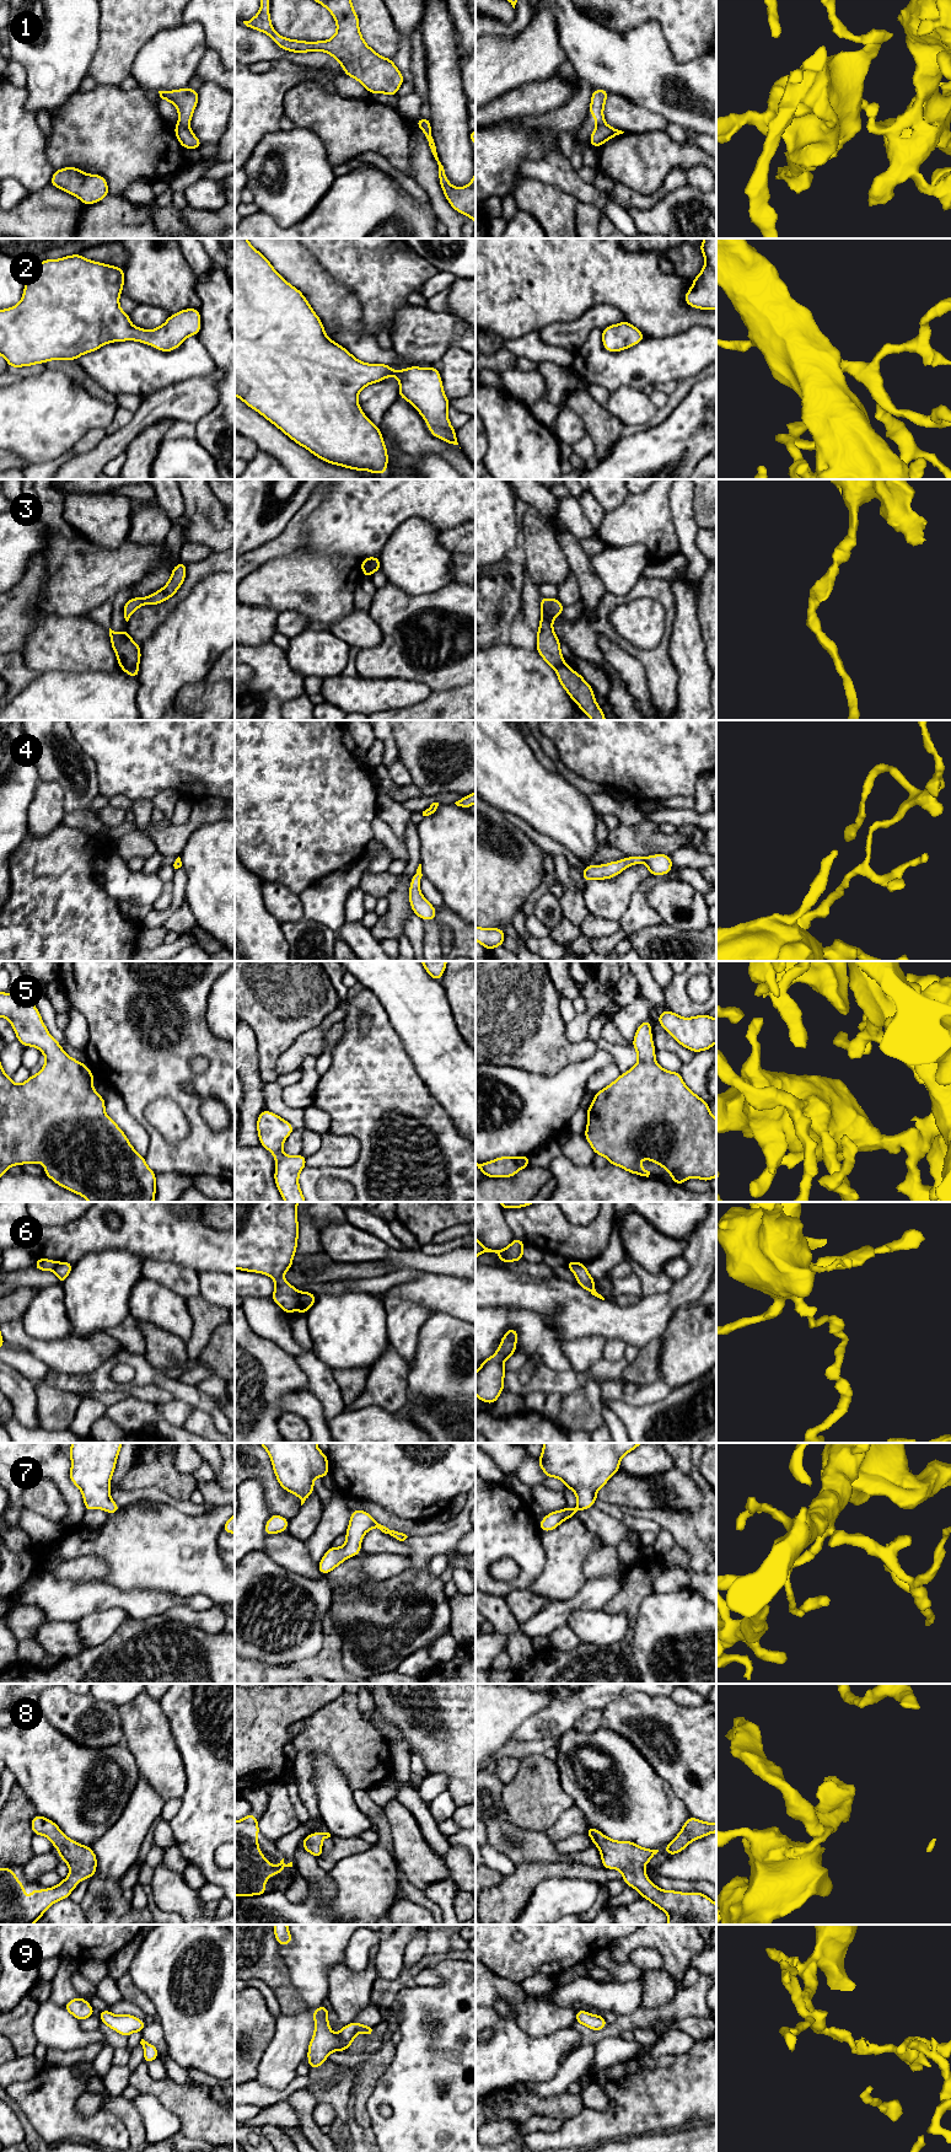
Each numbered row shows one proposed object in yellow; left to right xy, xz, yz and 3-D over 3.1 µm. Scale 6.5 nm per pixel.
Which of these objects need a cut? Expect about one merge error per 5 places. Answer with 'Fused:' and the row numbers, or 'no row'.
Fused: 1, 6

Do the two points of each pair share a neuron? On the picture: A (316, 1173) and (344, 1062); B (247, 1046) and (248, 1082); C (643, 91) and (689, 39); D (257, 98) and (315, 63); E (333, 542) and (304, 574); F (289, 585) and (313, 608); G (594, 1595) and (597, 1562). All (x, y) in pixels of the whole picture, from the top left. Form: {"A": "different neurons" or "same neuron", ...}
{"A": "same neuron", "B": "same neuron", "C": "different neurons", "D": "different neurons", "E": "different neurons", "F": "same neuron", "G": "different neurons"}

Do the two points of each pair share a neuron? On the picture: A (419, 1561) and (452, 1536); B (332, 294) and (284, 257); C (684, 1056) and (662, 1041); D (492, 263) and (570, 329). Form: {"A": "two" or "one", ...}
{"A": "one", "B": "one", "C": "one", "D": "two"}

